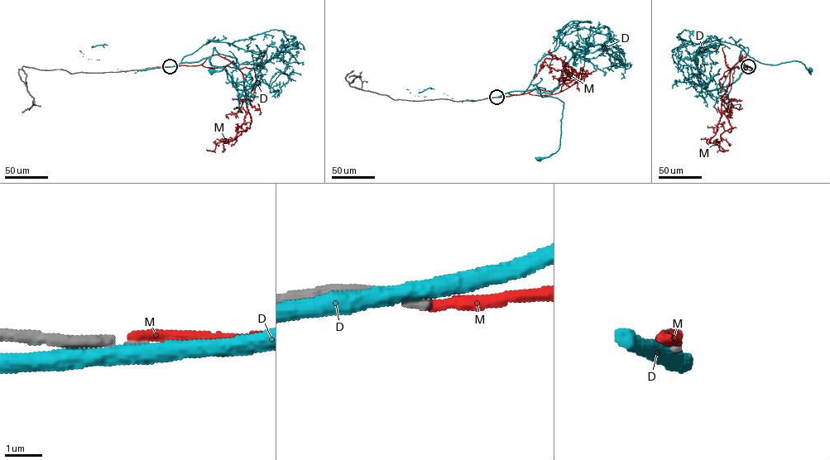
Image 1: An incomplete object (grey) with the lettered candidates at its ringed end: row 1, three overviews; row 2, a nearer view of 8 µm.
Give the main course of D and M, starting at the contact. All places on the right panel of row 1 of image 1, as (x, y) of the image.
D: (748, 66), (739, 59), (740, 53), (746, 47), (747, 55), (761, 63), (776, 64), (799, 61), (811, 71)
M: (748, 66), (741, 55), (742, 58), (730, 74), (722, 97), (722, 116), (709, 140), (720, 150), (728, 150)

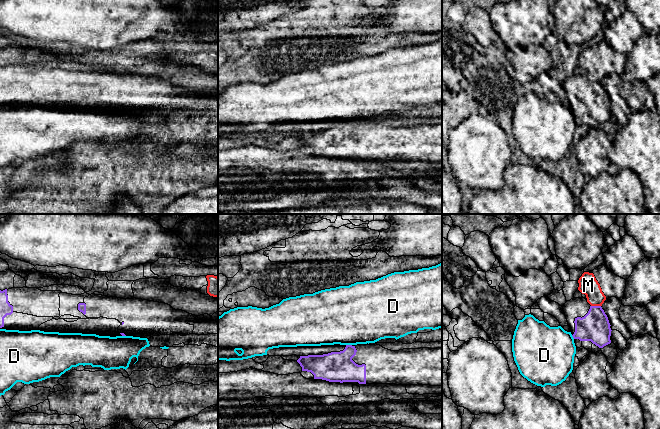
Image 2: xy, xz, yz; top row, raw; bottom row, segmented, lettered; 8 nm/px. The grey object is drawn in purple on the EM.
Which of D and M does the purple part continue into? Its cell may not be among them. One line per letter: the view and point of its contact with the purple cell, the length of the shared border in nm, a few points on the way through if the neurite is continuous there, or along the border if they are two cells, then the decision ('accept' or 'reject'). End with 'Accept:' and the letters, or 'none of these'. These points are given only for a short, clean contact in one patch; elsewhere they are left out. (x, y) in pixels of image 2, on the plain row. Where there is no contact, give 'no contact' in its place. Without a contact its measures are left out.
D: contact xz (349, 121); length 50 nm; reject
M: contact yz (596, 82); length 80 nm; border yz (591, 81), (600, 82); reject
Accept: none of these

